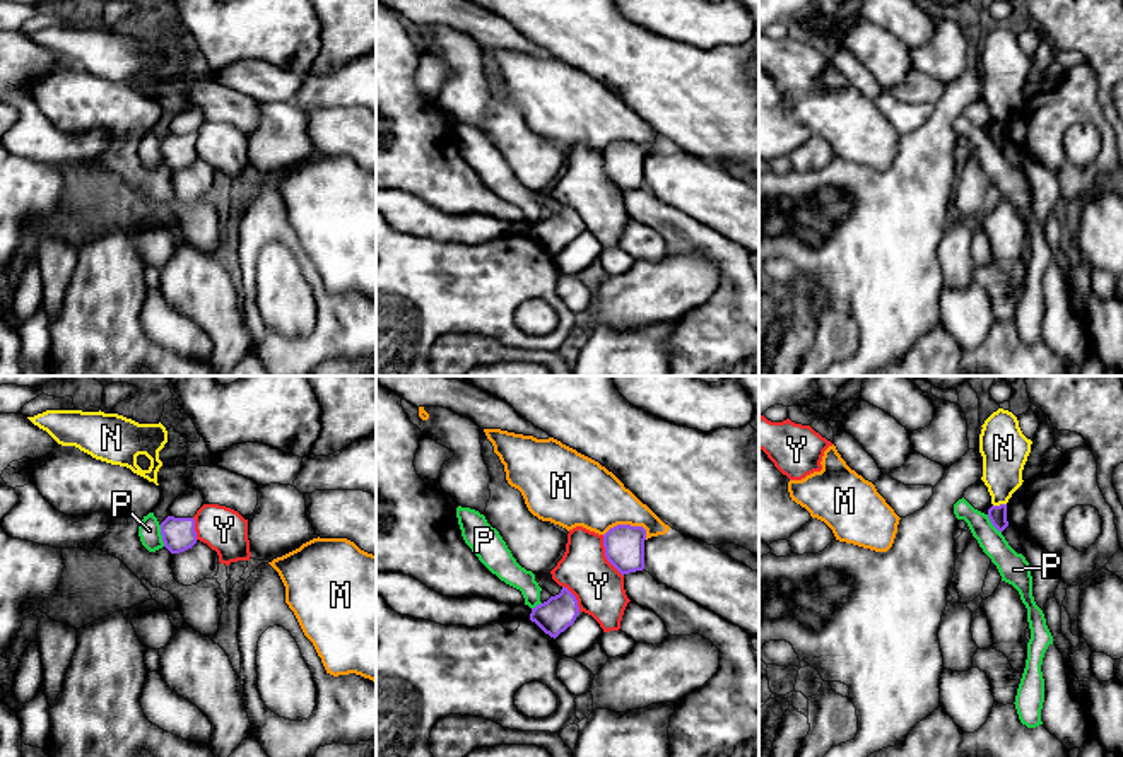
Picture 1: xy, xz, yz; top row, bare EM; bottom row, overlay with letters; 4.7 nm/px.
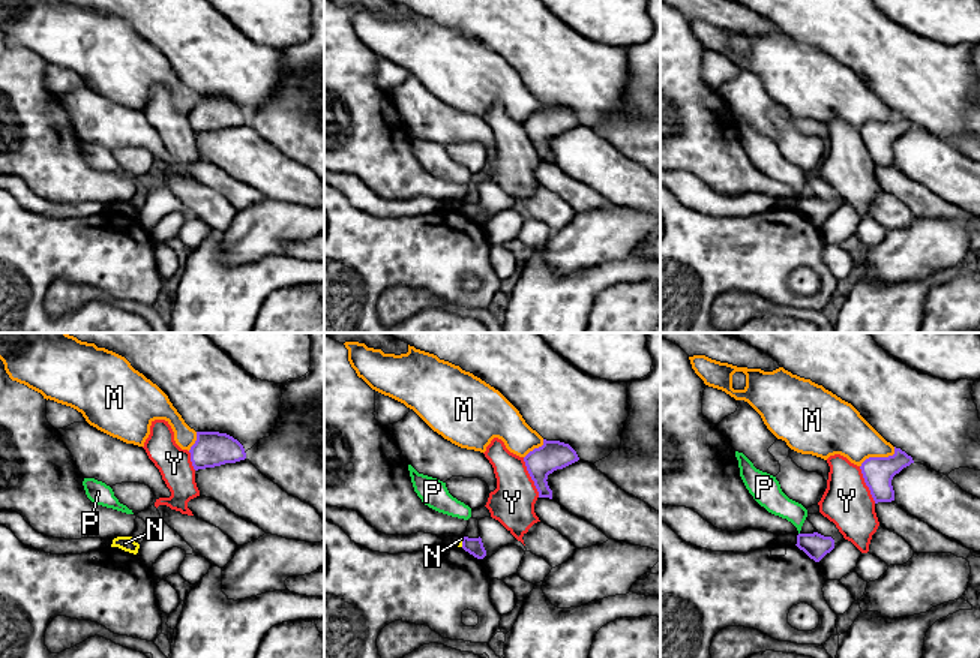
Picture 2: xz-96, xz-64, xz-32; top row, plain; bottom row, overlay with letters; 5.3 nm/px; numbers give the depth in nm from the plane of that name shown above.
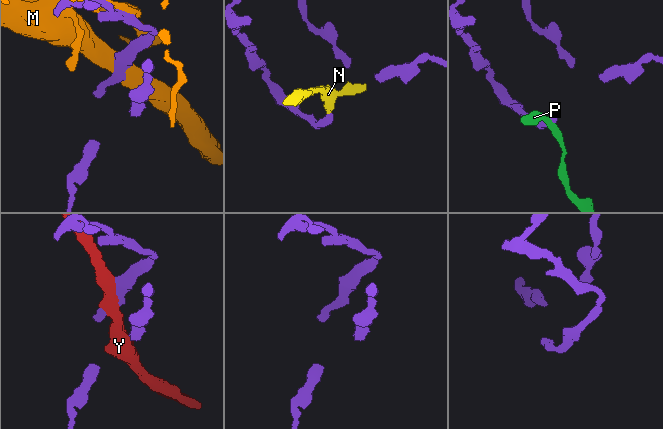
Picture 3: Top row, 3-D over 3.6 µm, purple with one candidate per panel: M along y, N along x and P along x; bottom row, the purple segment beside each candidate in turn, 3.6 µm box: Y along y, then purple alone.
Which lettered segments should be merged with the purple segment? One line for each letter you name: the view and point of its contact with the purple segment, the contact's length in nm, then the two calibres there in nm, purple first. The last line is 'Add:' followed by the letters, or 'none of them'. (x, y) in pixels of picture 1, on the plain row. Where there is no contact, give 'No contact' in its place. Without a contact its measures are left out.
Add: none of them

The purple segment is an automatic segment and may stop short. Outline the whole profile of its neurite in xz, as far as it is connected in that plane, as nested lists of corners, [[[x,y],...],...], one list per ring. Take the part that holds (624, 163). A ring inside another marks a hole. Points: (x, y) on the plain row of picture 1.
[[[617,142],[603,152],[607,178],[624,193],[644,186],[643,144]]]

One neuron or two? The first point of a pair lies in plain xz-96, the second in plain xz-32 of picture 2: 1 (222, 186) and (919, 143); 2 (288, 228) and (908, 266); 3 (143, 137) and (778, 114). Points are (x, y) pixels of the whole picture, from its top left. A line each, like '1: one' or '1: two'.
1: two
2: one
3: two

